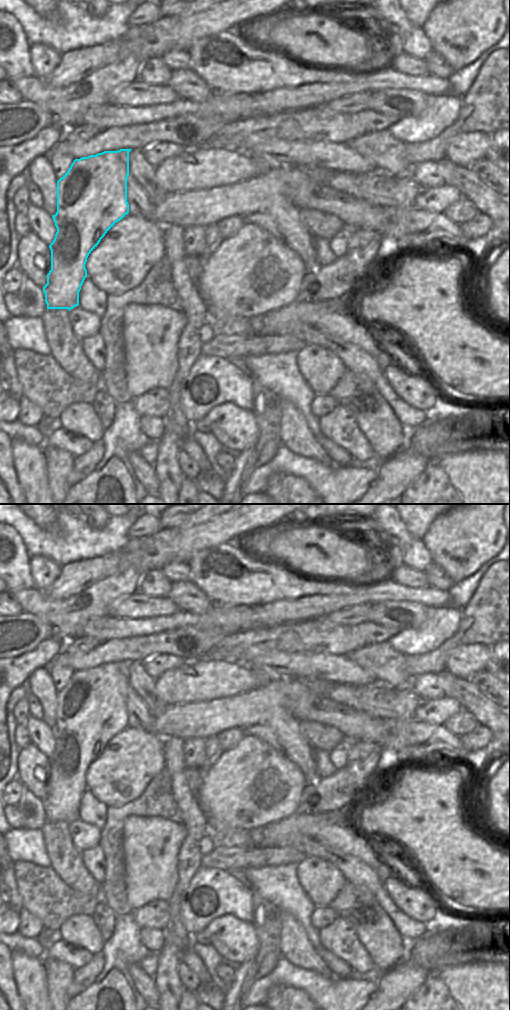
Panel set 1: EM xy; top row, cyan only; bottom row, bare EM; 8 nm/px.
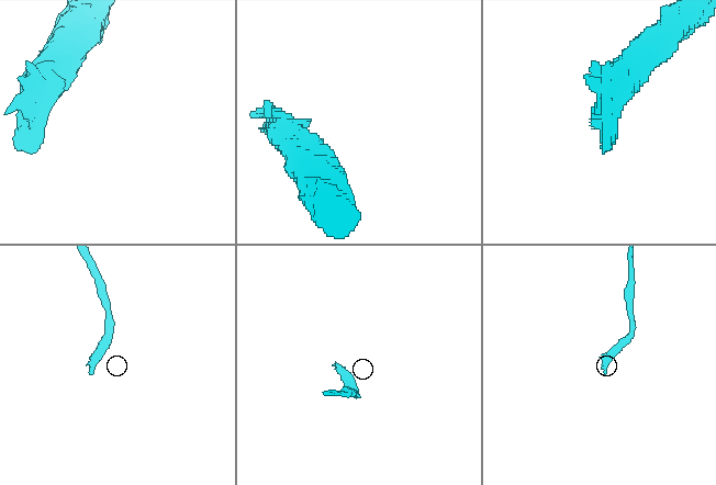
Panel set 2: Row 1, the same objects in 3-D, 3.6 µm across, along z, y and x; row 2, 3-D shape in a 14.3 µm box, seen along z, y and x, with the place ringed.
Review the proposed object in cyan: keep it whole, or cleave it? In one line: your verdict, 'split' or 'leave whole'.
split

